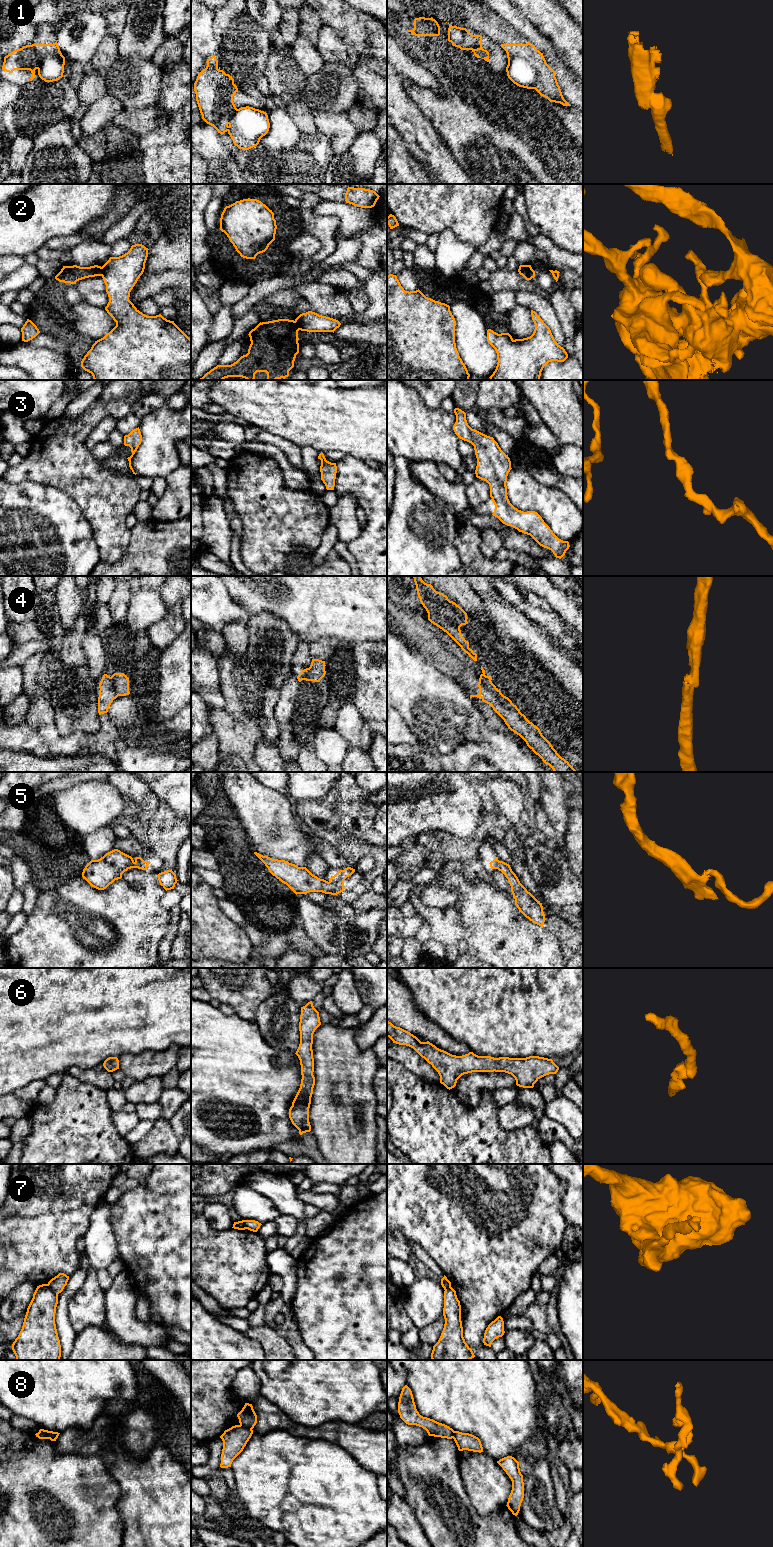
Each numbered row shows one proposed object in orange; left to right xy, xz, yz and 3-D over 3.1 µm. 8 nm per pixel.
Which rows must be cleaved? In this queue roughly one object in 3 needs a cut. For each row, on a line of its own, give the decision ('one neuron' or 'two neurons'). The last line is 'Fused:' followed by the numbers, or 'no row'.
1: two neurons
2: two neurons
3: one neuron
4: two neurons
5: two neurons
6: one neuron
7: two neurons
8: two neurons
Fused: 1, 2, 4, 5, 7, 8

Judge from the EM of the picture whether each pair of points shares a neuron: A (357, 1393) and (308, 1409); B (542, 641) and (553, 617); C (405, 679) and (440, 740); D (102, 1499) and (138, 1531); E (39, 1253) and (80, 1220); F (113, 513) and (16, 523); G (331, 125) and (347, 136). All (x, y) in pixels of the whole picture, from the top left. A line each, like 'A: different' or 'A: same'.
A: same
B: different
C: same
D: different
E: same
F: different
G: same

